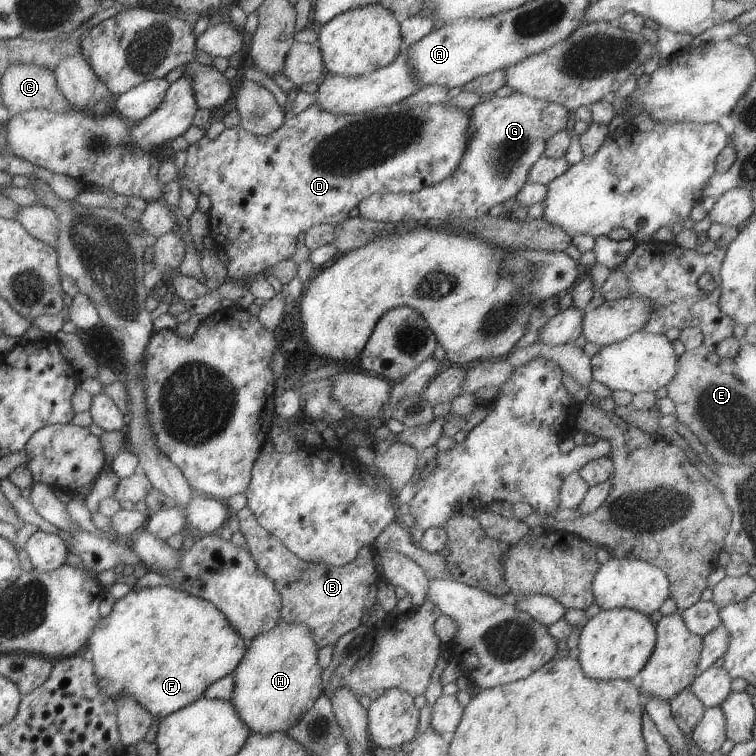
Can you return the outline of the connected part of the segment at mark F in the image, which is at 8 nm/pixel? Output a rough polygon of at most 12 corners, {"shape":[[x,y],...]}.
{"shape":[[176,586],[117,600],[87,642],[100,690],[156,720],[248,643]]}

